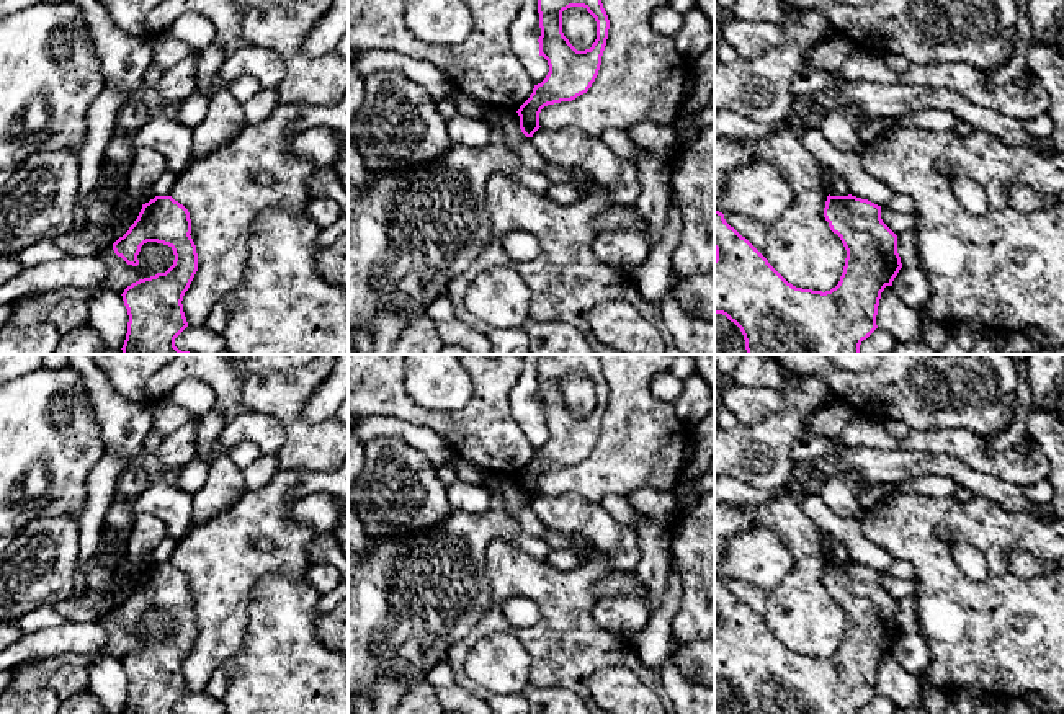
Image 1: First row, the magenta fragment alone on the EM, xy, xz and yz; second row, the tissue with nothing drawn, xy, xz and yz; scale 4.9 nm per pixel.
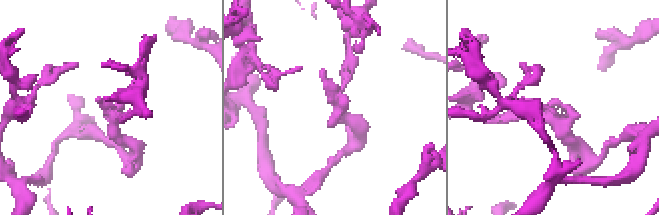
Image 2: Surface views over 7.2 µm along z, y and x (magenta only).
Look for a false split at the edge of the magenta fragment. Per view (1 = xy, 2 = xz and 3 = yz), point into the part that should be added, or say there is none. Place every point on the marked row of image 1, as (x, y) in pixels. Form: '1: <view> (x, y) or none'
1: none
2: none
3: none

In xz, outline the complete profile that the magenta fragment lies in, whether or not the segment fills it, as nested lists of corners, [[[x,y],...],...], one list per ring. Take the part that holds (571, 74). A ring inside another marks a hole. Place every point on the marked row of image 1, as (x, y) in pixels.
[[[538,0],[538,13],[539,56],[548,60],[549,72],[516,111],[526,137],[541,127],[544,106],[572,101],[588,91],[598,75],[610,29],[601,0]],[[570,7],[583,7],[597,21],[597,39],[590,49],[577,51],[562,33],[562,11]]]

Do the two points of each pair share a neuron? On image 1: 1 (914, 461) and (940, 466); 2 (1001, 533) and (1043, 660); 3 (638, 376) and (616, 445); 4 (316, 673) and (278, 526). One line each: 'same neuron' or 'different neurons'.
1: same neuron
2: same neuron
3: same neuron
4: different neurons

